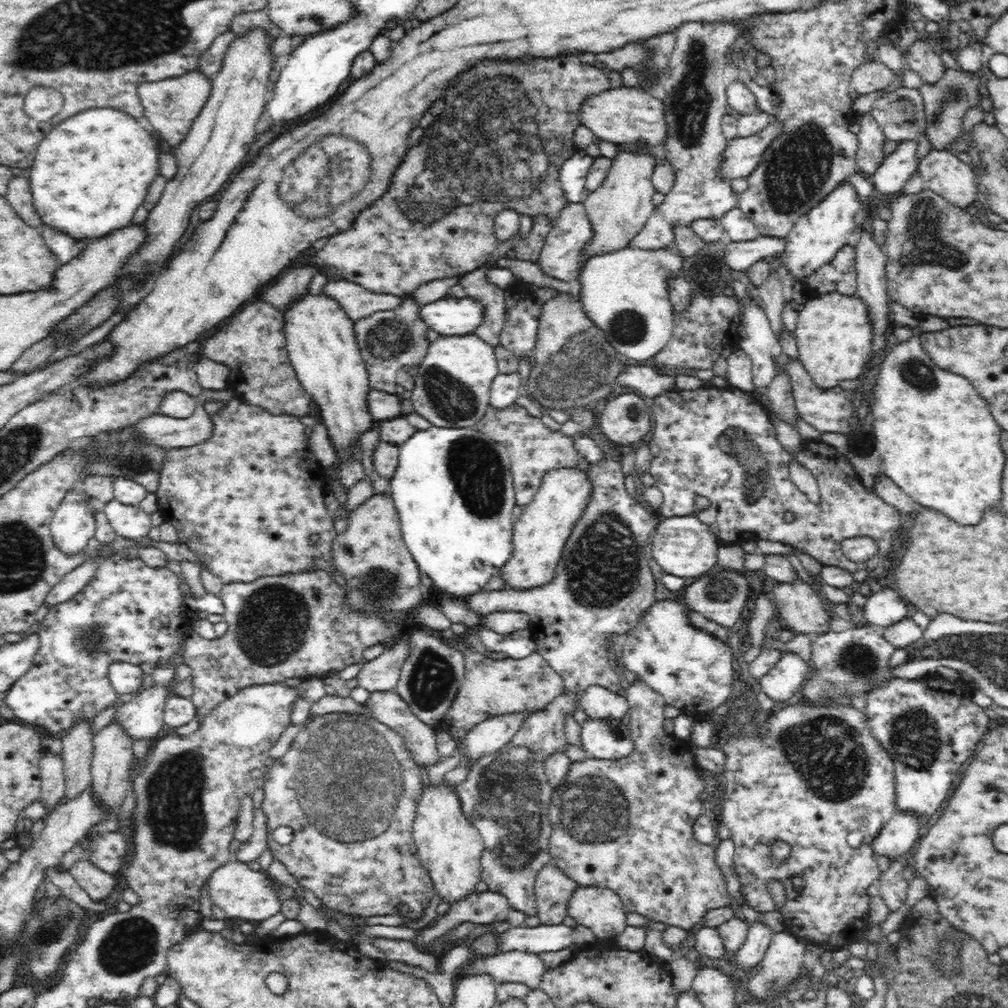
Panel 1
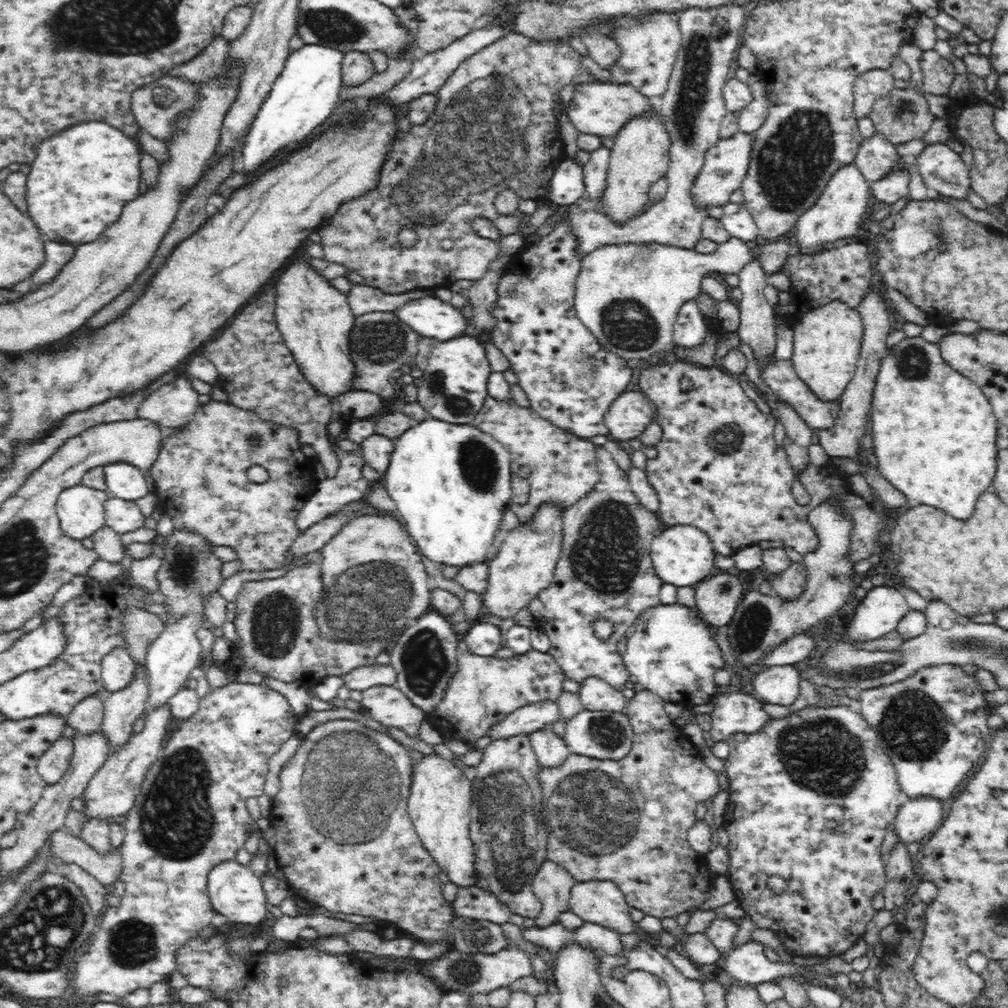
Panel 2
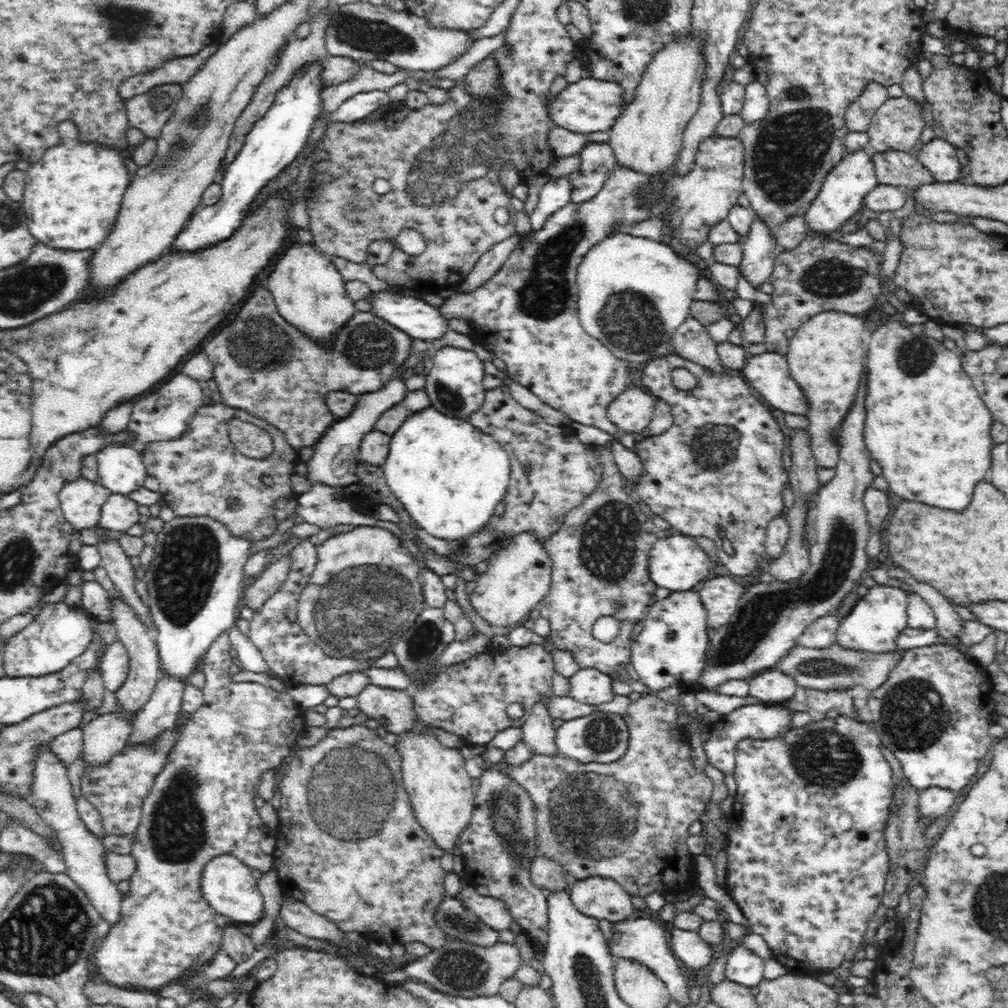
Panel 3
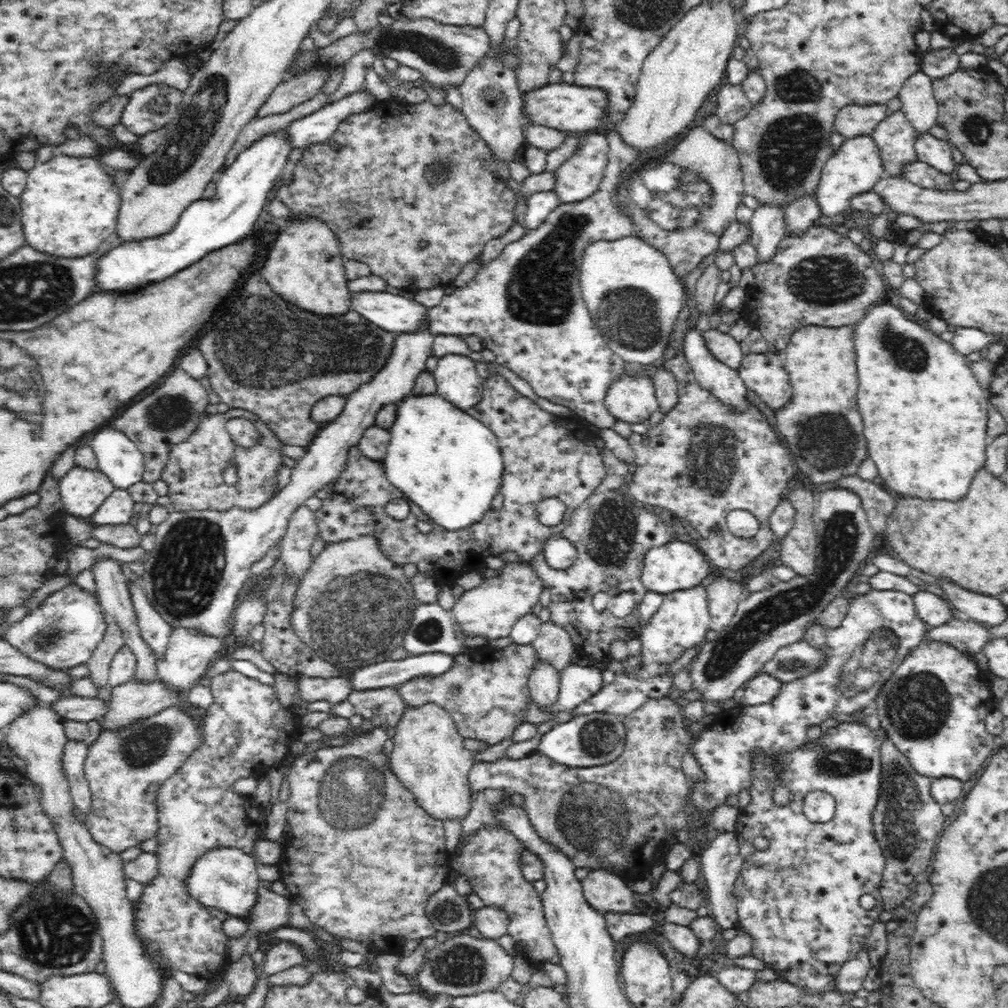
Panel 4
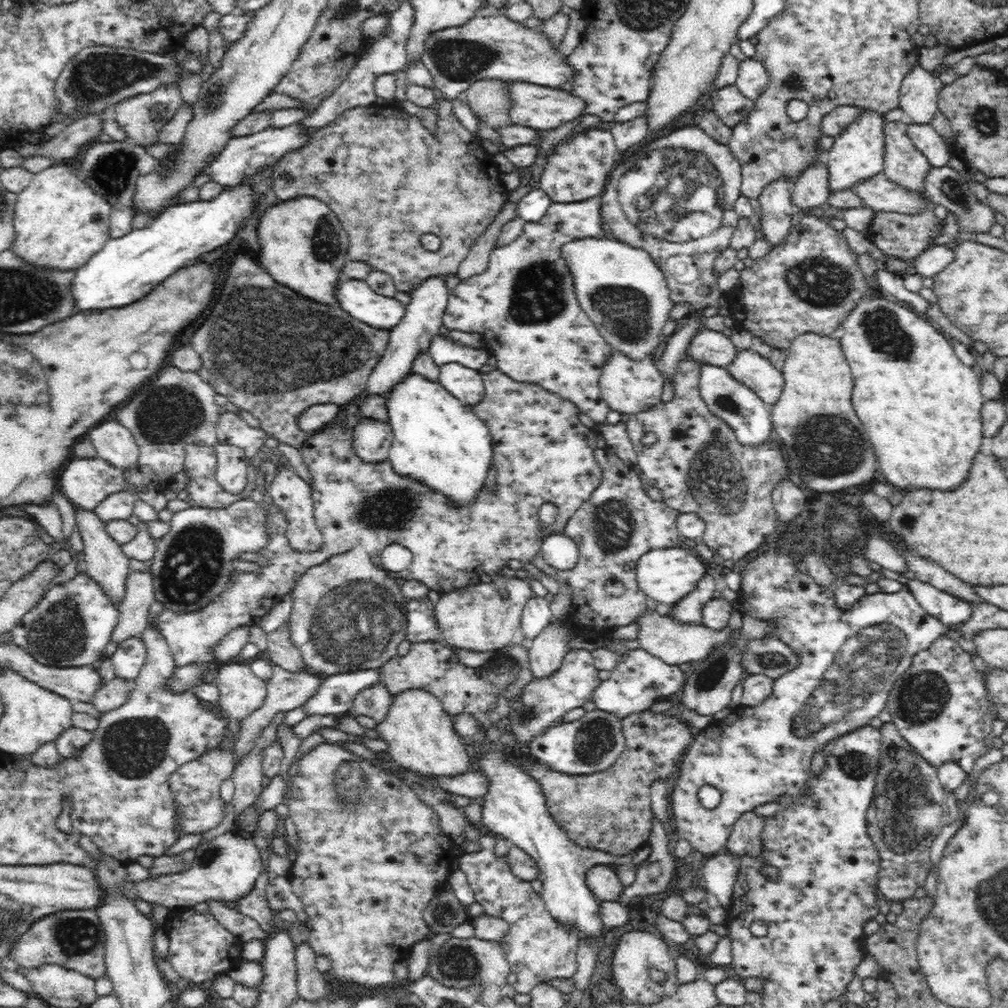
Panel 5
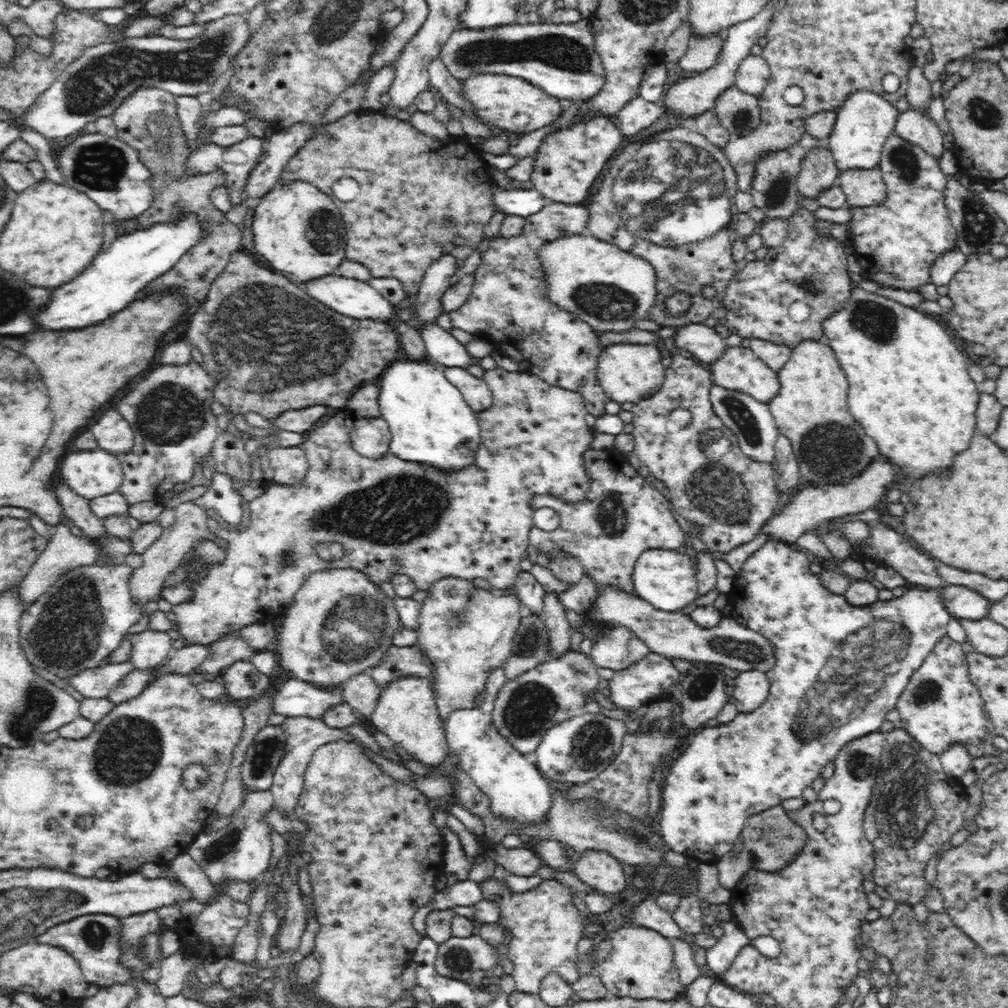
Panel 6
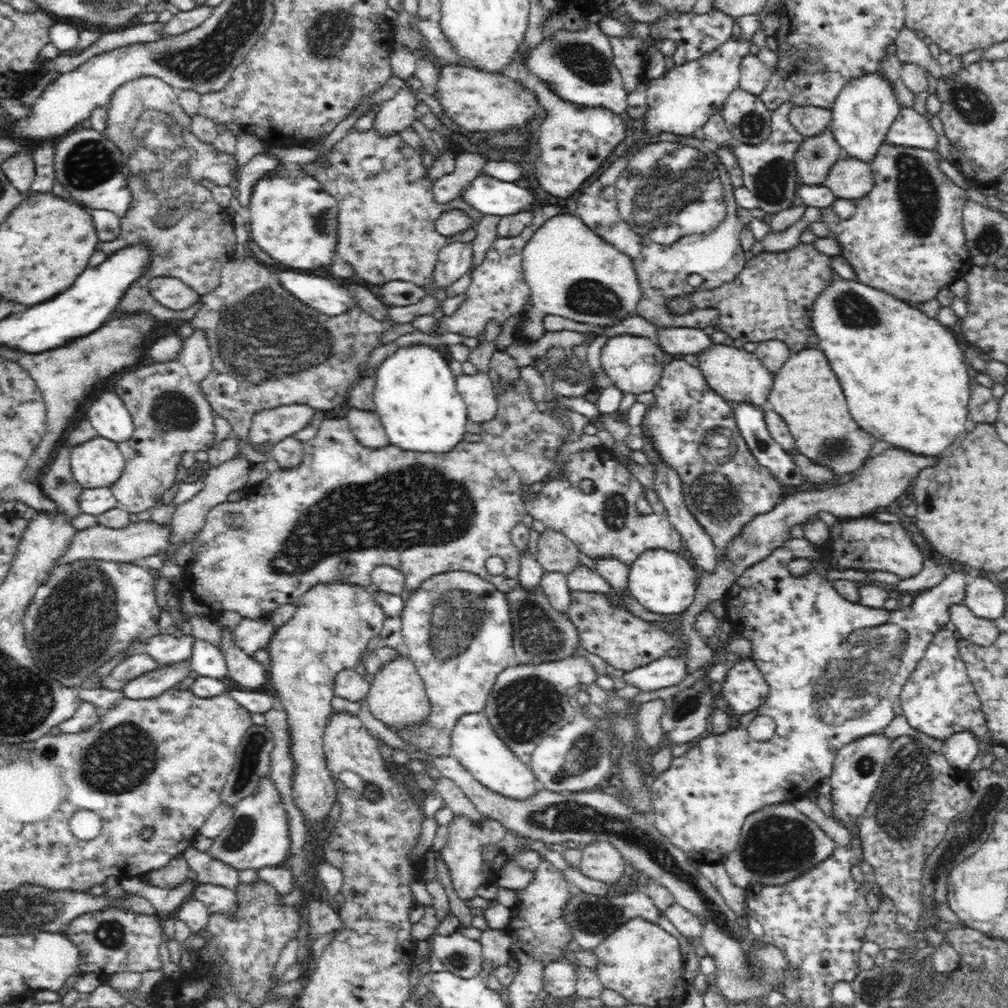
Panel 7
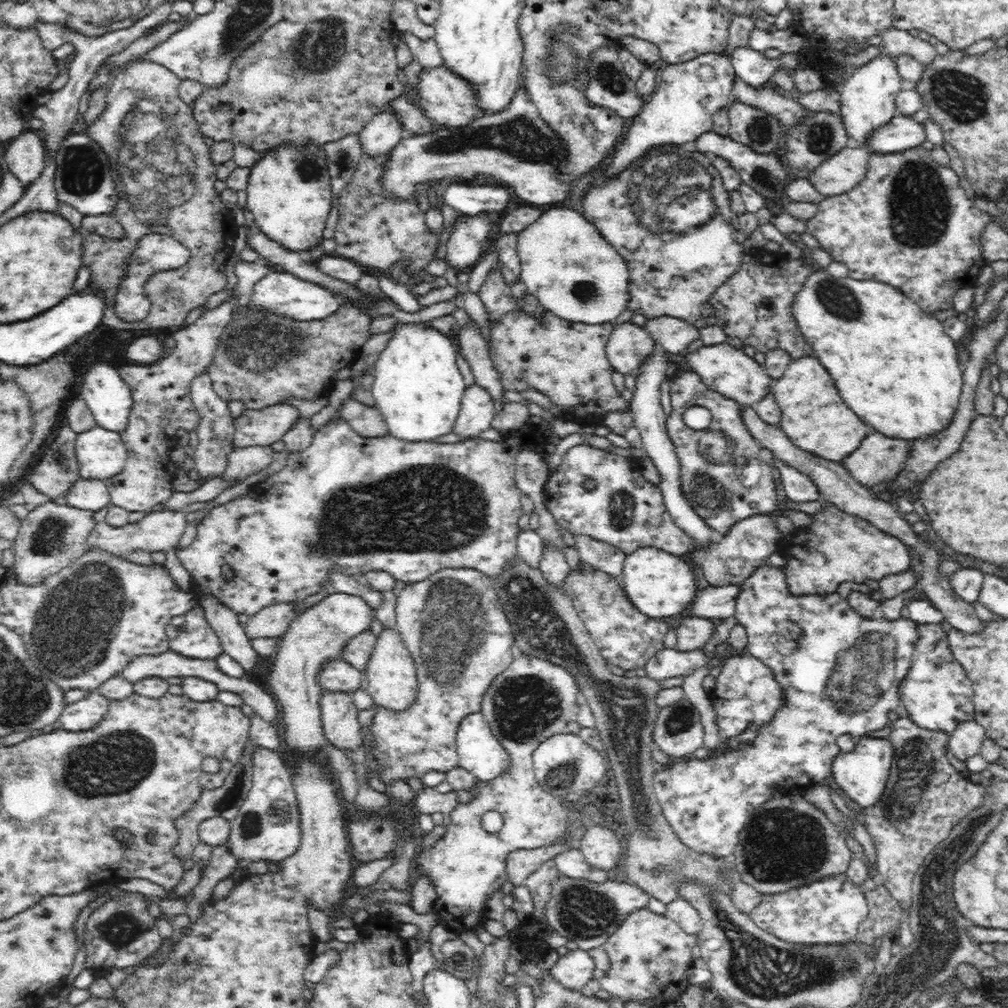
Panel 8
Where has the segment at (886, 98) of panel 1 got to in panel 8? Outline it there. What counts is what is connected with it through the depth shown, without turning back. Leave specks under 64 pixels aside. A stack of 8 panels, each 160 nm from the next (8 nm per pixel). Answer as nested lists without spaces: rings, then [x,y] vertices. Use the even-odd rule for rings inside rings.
[[[918,146],[904,152],[890,152],[887,154],[873,152],[867,164],[867,172],[861,183],[843,195],[825,197],[822,202],[817,204],[816,214],[805,221],[807,232],[818,239],[818,242],[822,245],[821,248],[830,254],[836,262],[844,262],[848,266],[848,276],[853,278],[853,280],[872,280],[893,286],[893,288],[898,289],[907,297],[914,300],[923,312],[934,314],[938,310],[953,309],[952,296],[958,290],[968,287],[972,288],[976,284],[976,278],[981,268],[986,265],[982,257],[981,248],[982,228],[985,228],[986,224],[993,219],[993,216],[984,212],[984,210],[975,204],[974,199],[966,196],[966,192],[960,187],[958,176],[954,171],[949,167],[938,165],[932,158],[930,151],[922,146]]]

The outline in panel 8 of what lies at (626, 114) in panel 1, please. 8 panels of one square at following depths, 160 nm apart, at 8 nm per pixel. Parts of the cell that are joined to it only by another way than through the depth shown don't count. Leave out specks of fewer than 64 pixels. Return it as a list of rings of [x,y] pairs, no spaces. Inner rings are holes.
[[[439,66],[438,68],[422,69],[414,102],[428,119],[434,121],[435,125],[462,127],[484,115],[494,114],[479,106],[477,95],[474,95],[474,92],[474,88],[465,79],[459,78],[459,75],[455,75],[449,68]]]

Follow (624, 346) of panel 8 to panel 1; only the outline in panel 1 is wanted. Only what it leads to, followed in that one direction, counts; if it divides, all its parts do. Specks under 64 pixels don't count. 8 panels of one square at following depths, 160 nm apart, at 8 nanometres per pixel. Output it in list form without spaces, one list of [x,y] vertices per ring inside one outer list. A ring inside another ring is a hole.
[[[620,394],[608,401],[599,418],[603,436],[606,436],[614,447],[618,444],[622,446],[635,445],[638,440],[648,438],[652,428],[650,409],[646,407],[646,402],[636,394]]]

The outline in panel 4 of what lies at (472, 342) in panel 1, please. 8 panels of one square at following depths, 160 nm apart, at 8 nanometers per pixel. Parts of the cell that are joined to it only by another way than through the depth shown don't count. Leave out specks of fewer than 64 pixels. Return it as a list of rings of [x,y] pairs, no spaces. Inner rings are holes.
[[[449,353],[438,358],[438,364],[432,373],[437,396],[450,401],[454,407],[467,411],[482,400],[483,391],[481,387],[484,381],[478,374],[476,362],[467,355]]]

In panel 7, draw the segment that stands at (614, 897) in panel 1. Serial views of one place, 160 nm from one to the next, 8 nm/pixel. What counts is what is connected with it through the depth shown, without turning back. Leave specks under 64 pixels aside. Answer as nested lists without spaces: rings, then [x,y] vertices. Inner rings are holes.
[[[591,842],[581,847],[580,867],[575,868],[583,876],[606,883],[618,883],[625,874],[626,863],[618,849],[606,842]]]

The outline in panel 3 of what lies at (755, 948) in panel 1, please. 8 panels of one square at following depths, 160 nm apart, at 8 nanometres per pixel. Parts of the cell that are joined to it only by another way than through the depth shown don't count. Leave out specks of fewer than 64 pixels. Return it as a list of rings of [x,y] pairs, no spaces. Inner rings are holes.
[[[742,944],[732,946],[725,968],[725,978],[742,986],[756,986],[765,978],[765,959]]]

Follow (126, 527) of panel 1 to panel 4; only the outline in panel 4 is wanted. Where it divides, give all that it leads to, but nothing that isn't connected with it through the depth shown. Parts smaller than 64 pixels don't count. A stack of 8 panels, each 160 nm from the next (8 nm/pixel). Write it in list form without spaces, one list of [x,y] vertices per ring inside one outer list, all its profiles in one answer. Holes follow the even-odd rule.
[[[115,489],[90,517],[90,521],[102,526],[126,526],[133,516],[134,504],[127,489]]]

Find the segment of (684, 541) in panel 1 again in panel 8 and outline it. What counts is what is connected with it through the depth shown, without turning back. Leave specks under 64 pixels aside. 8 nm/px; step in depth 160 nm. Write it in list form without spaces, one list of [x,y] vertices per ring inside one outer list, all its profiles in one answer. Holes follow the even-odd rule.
[[[654,547],[637,548],[626,556],[620,581],[631,603],[651,619],[681,614],[694,600],[698,590],[694,574],[686,561]]]

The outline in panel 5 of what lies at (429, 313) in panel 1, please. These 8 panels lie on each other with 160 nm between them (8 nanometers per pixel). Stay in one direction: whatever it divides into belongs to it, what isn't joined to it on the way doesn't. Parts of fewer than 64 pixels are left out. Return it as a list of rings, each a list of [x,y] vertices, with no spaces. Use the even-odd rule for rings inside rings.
[[[342,279],[337,302],[339,308],[354,319],[382,330],[392,330],[406,314],[402,302],[374,293],[365,281],[360,280]]]

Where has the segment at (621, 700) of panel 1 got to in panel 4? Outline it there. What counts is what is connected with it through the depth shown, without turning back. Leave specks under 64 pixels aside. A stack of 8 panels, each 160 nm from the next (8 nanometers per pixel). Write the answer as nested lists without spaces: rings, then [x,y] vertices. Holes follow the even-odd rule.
[[[568,664],[559,675],[559,696],[550,712],[571,712],[578,704],[594,696],[603,687],[602,671],[591,664],[584,667]]]

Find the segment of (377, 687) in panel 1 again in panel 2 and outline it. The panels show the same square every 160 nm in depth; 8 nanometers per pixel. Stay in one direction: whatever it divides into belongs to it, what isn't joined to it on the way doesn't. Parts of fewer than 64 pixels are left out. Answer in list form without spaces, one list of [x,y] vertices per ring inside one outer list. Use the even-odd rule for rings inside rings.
[[[388,663],[370,664],[370,666],[362,666],[355,668],[348,674],[343,675],[345,684],[350,690],[363,691],[367,688],[372,688],[374,685],[392,685],[394,686],[397,680],[397,672],[395,668]]]

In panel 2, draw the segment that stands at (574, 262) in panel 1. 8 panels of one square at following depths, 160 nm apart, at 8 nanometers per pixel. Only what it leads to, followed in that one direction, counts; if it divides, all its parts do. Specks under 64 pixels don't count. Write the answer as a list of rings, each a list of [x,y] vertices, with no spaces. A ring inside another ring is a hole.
[[[694,6],[682,11],[678,20],[682,45],[666,92],[657,99],[662,125],[668,136],[674,136],[674,148],[669,150],[669,168],[665,172],[668,182],[666,196],[639,217],[624,224],[614,223],[600,211],[580,208],[578,212],[571,209],[562,212],[568,217],[570,232],[574,232],[578,242],[579,260],[594,249],[612,244],[662,244],[690,250],[701,240],[702,223],[718,209],[708,204],[696,206],[691,190],[705,161],[705,154],[720,140],[720,124],[728,112],[723,88],[730,74],[730,62],[740,48],[740,28],[745,27],[744,18],[747,16],[744,16],[742,6],[710,10]]]

